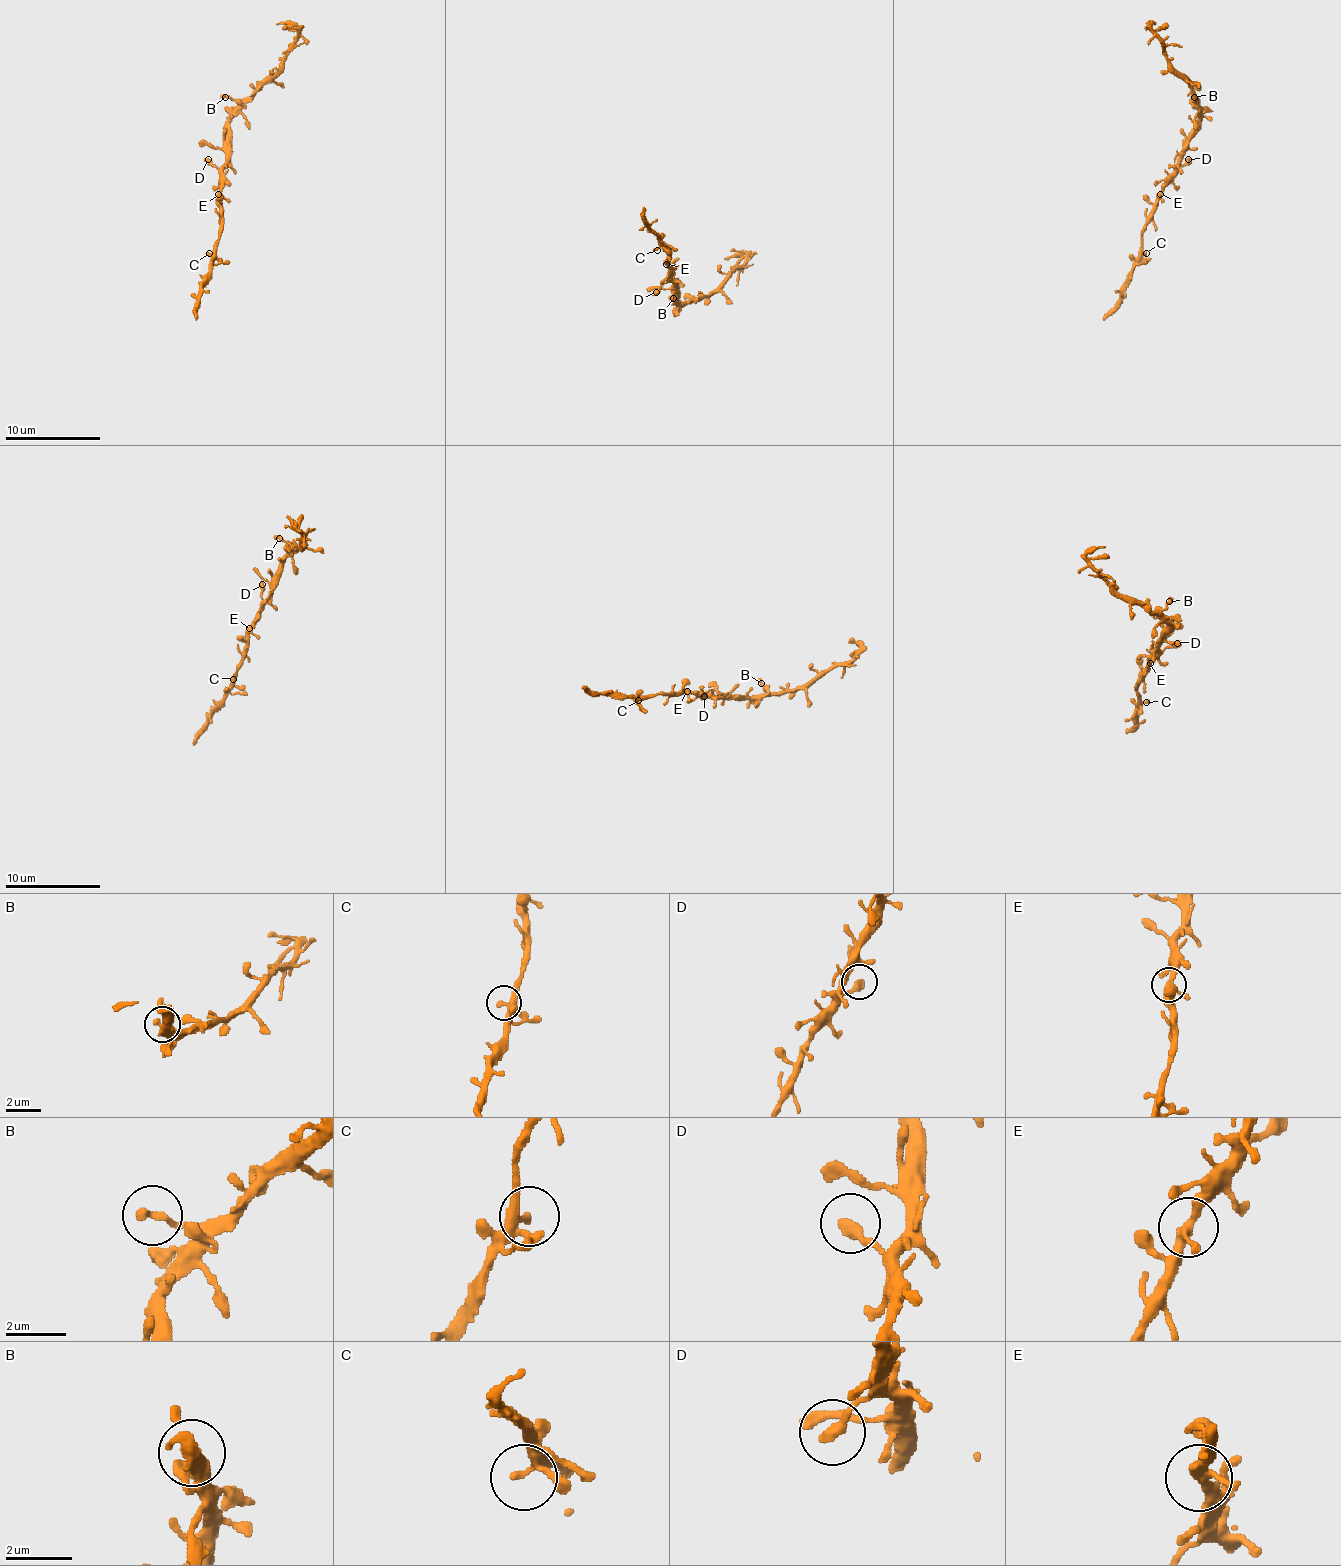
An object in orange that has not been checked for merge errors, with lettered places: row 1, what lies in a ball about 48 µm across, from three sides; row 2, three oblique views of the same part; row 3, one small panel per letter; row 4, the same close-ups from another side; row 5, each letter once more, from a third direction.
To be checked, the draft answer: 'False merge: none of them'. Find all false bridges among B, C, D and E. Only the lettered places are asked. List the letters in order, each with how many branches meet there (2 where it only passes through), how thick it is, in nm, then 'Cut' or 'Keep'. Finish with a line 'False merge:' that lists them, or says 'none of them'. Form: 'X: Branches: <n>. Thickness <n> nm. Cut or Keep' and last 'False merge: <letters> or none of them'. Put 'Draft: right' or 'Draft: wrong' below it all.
B: Branches: 1. Thickness 280 nm. Keep
C: Branches: 3. Thickness 240 nm. Keep
D: Branches: 1. Thickness 400 nm. Keep
E: Branches: 3. Thickness 280 nm. Keep
False merge: none of them
Draft: right

